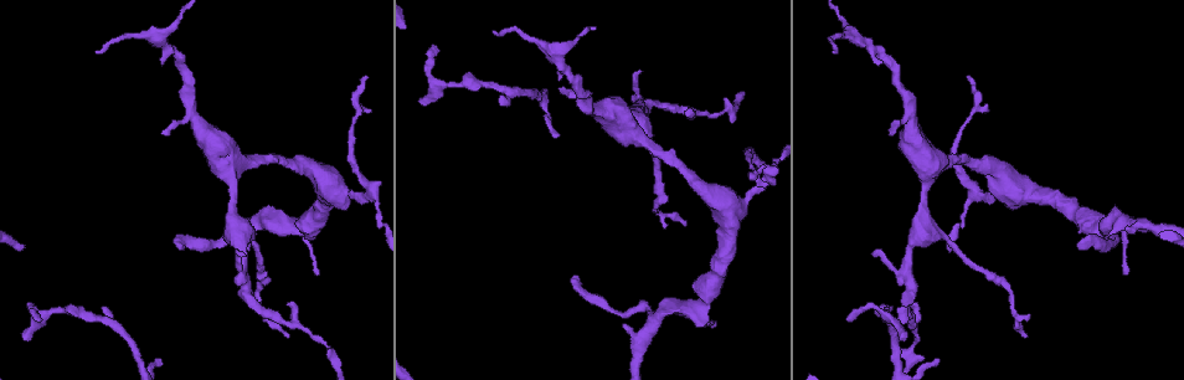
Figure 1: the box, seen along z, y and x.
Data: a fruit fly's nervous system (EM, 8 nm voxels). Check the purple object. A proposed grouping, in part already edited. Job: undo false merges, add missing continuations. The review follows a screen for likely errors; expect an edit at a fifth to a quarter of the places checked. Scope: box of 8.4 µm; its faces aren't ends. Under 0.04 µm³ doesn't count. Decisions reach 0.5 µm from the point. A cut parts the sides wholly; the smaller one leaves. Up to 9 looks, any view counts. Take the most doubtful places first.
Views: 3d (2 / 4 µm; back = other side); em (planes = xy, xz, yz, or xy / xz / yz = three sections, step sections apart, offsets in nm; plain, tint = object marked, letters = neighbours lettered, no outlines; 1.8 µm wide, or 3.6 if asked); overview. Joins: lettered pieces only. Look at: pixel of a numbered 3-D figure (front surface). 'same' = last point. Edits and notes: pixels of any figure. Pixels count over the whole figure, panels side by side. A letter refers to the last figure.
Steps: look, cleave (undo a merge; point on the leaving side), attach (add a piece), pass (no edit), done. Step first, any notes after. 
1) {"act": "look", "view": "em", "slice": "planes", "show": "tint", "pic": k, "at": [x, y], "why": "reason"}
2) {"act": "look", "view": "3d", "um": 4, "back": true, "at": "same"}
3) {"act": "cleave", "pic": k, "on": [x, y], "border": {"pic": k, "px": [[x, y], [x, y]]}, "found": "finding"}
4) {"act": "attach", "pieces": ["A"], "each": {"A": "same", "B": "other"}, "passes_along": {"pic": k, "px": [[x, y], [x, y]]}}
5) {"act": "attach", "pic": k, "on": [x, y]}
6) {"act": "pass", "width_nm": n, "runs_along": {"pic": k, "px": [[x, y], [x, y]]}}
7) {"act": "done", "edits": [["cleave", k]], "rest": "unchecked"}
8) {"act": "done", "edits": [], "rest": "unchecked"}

{"act": "look", "view": "3d", "um": 4, "pic": 1, "at": [633, 134], "why": "thin neck"}

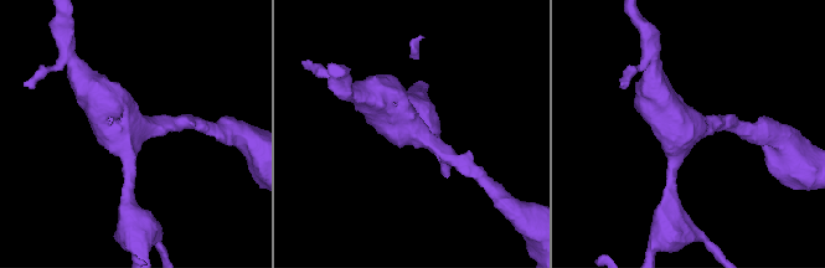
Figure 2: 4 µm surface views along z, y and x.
{"act": "look", "view": "em", "slice": "planes", "show": "letters", "pic": 2, "at": [414, 129]}

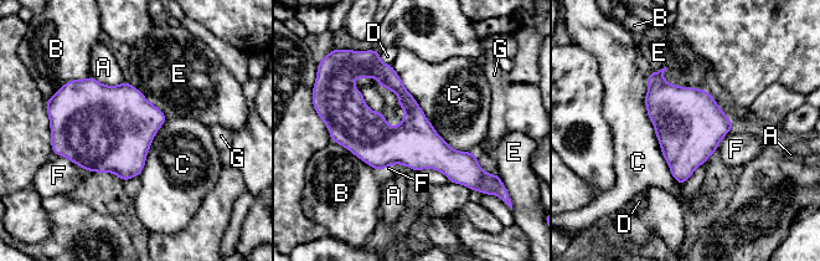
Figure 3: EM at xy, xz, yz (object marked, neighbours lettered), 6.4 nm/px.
{"act": "pass", "each": {"A": "other", "B": "other", "C": "other", "D": "other", "E": "other", "F": "other", "G": "other"}, "found": "continuous, no second neuron"}

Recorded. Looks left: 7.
{"act": "look", "view": "em", "slice": "xz", "step": 16, "show": "tint", "pic": 1, "at": [103, 309], "why": "an open end"}

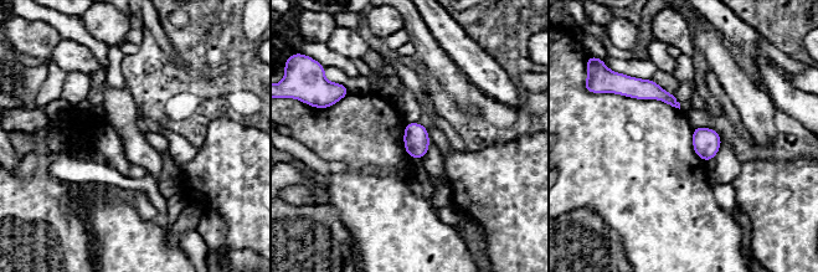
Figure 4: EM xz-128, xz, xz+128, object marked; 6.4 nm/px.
{"act": "look", "view": "em", "slice": "planes", "show": "letters", "at": "same", "why": "another direction"}

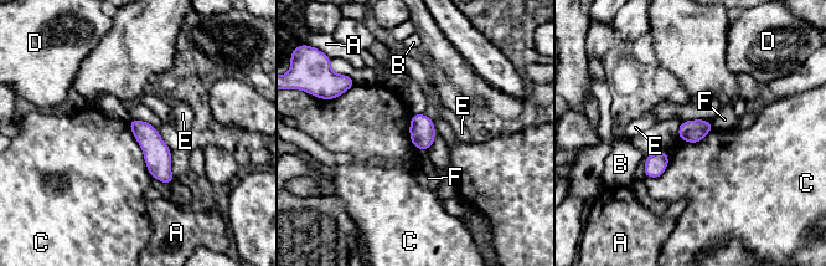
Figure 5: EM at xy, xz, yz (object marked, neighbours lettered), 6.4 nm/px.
{"act": "pass", "longest_contact_nm": ["C", 380], "each": {"A": "other", "B": "other", "C": "other", "D": "other", "E": "other", "F": "other"}, "border": {"pic": 5, "px": [[128, 123], [151, 175]]}, "found": "none of them fits"}

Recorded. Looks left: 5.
{"act": "look", "view": "3d", "um": 4, "pic": 1, "at": [39, 321], "why": "an open end"}

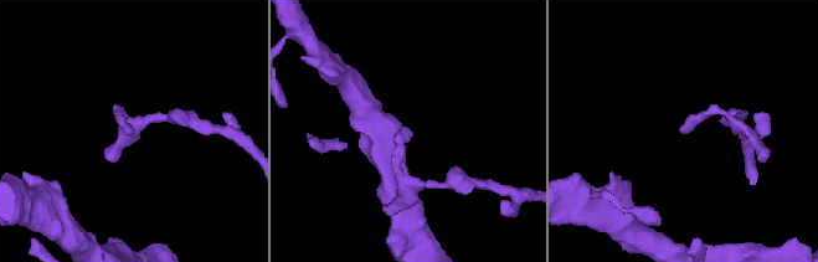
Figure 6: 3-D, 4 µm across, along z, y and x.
{"act": "look", "view": "em", "slice": "yz", "step": 16, "show": "tint", "pic": 6, "at": [685, 132], "why": "shape alone is not enough"}

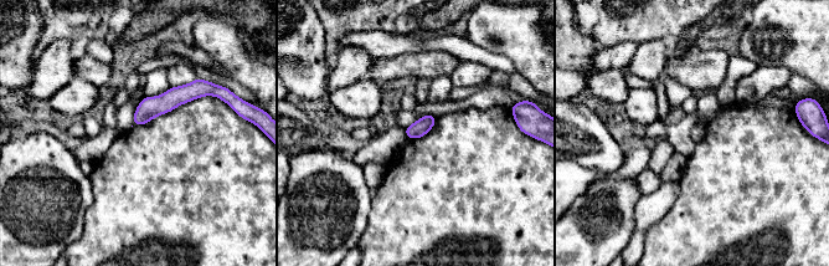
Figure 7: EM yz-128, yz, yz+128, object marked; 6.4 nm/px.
{"act": "look", "view": "em", "slice": "xz", "step": 8, "show": "letters", "at": "same", "why": "cut it another way"}

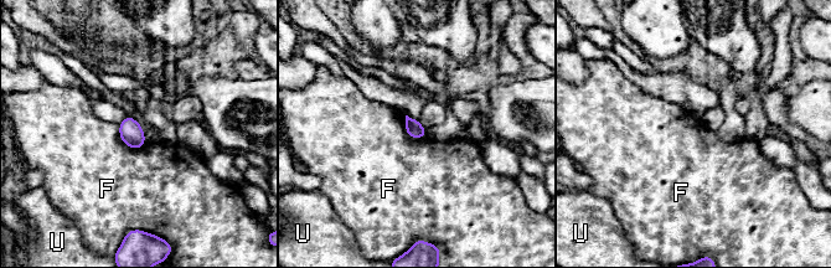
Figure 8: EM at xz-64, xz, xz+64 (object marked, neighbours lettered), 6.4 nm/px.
{"act": "pass", "each": {"F": "other", "U": "other"}, "border": {"pic": 8, "px": [[118, 124], [127, 145], [145, 144]]}, "found": "no lettered piece goes on from it"}

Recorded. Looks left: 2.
{"act": "look", "view": "em", "um": 3.6, "slice": "planes", "show": "letters", "pic": 1, "at": [341, 192], "why": "three arms meet"}

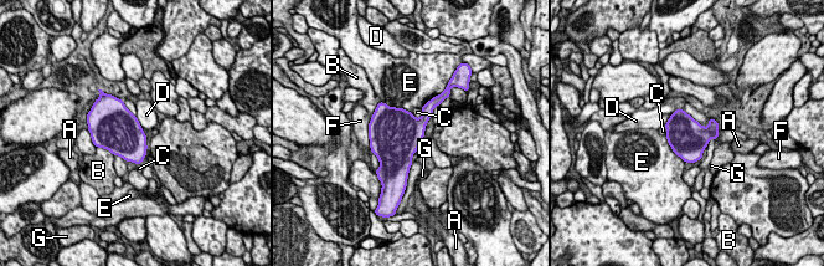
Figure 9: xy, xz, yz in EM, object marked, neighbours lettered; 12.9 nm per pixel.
{"act": "pass", "each": {"A": "other", "B": "other", "C": "other", "D": "other", "E": "other", "F": "other", "G": "other"}, "border": {"pic": 9, "px": [[683, 108], [678, 108], [664, 126]]}, "found": "all the same neuron"}

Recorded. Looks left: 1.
{"act": "done", "edits": [], "rest": "unchecked"}

